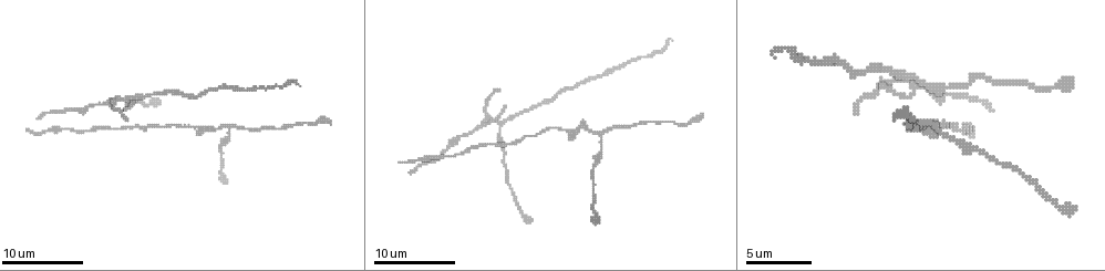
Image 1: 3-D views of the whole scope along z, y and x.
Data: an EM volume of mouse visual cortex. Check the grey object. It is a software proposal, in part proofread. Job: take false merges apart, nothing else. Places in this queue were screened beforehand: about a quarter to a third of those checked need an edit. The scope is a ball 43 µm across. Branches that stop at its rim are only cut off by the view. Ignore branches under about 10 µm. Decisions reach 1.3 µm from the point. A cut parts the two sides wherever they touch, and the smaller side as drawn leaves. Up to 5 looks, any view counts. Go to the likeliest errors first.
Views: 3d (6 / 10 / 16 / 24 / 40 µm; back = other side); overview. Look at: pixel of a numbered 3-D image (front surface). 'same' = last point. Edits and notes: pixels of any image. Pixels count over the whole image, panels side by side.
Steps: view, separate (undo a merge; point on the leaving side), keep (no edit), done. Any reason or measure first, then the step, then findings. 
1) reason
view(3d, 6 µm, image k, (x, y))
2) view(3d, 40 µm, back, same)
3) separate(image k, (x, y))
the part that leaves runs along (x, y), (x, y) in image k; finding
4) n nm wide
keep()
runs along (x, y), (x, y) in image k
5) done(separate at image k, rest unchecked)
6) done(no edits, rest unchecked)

three arms meet
view(3d, 10 µm, image 1, (600, 134))

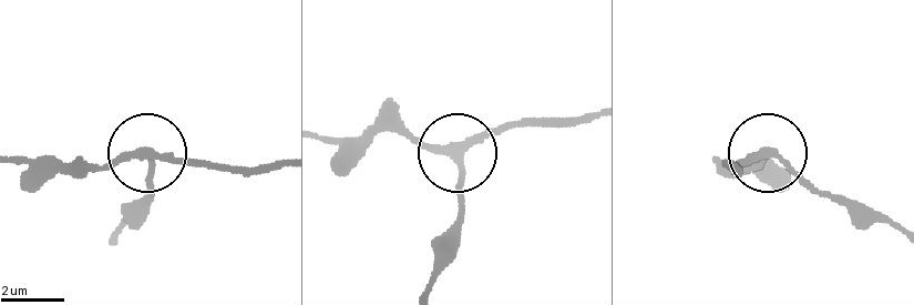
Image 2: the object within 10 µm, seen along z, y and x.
3 arms
keep()
runs along (326, 135), (398, 128), (469, 149), (522, 122) in image 2; continuous, no second neuron

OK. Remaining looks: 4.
calibre changes
view(3d, 10 µm, image 1, (565, 131))

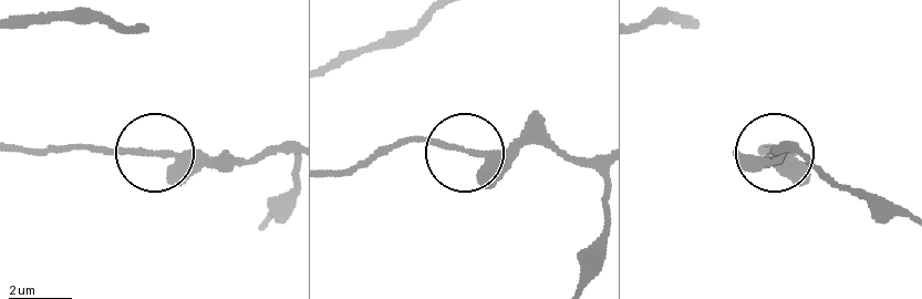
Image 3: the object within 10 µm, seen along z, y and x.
260 nm wide
keep()
runs along (329, 173), (416, 141), (511, 148), (548, 141) in image 3; one neuron here

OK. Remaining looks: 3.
thick turns thin
view(3d, 16 µm, image 1, (446, 149))

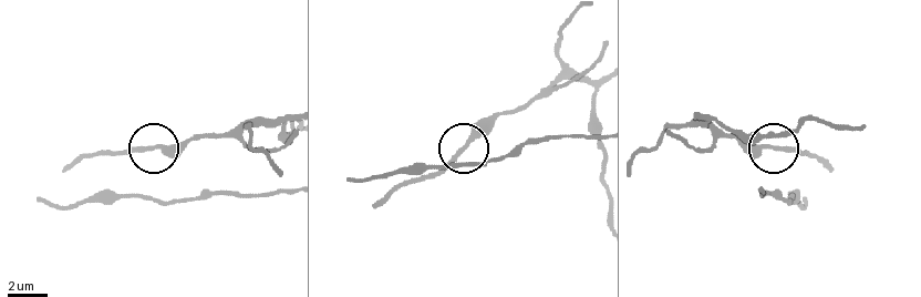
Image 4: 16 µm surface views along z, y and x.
keep()
runs along (112, 155), (193, 141) in image 4; continuous, no second neuron

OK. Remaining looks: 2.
done(no edits, rest unchecked)

